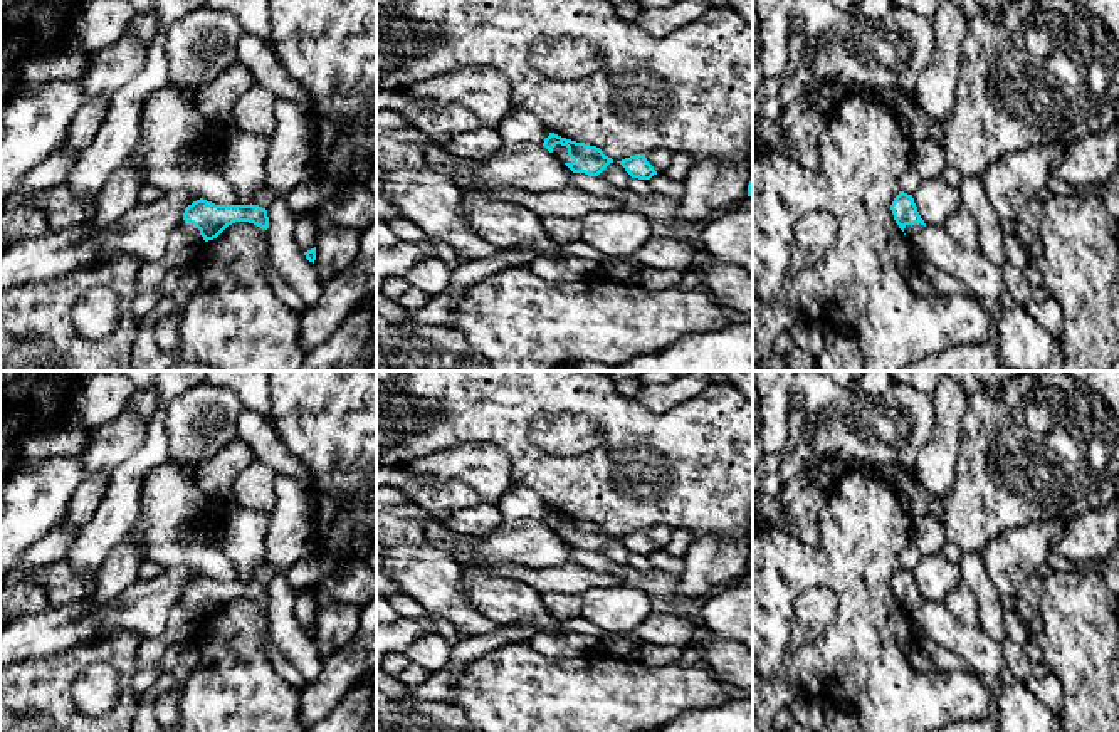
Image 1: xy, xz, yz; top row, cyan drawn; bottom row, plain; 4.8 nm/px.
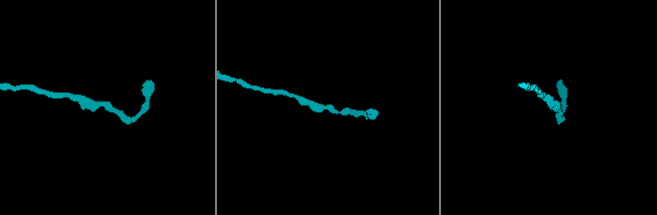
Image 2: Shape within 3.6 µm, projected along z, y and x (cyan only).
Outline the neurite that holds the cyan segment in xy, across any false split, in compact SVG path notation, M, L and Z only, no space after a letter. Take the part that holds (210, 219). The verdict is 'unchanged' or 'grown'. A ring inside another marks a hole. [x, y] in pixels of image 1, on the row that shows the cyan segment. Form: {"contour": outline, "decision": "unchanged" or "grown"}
{"contour": "M203 198L185 208L183 220L193 223L205 242L217 238L235 222L249 222L260 228L269 228L267 210L259 205L215 205Z", "decision": "unchanged"}

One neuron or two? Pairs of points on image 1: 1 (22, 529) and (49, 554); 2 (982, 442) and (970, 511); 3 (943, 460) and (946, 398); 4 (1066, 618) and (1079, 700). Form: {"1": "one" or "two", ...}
{"1": "two", "2": "one", "3": "one", "4": "one"}

